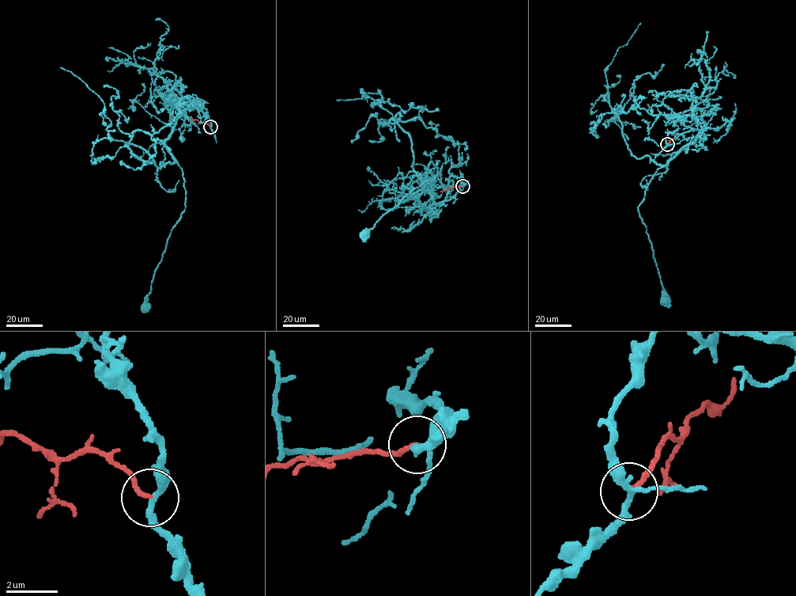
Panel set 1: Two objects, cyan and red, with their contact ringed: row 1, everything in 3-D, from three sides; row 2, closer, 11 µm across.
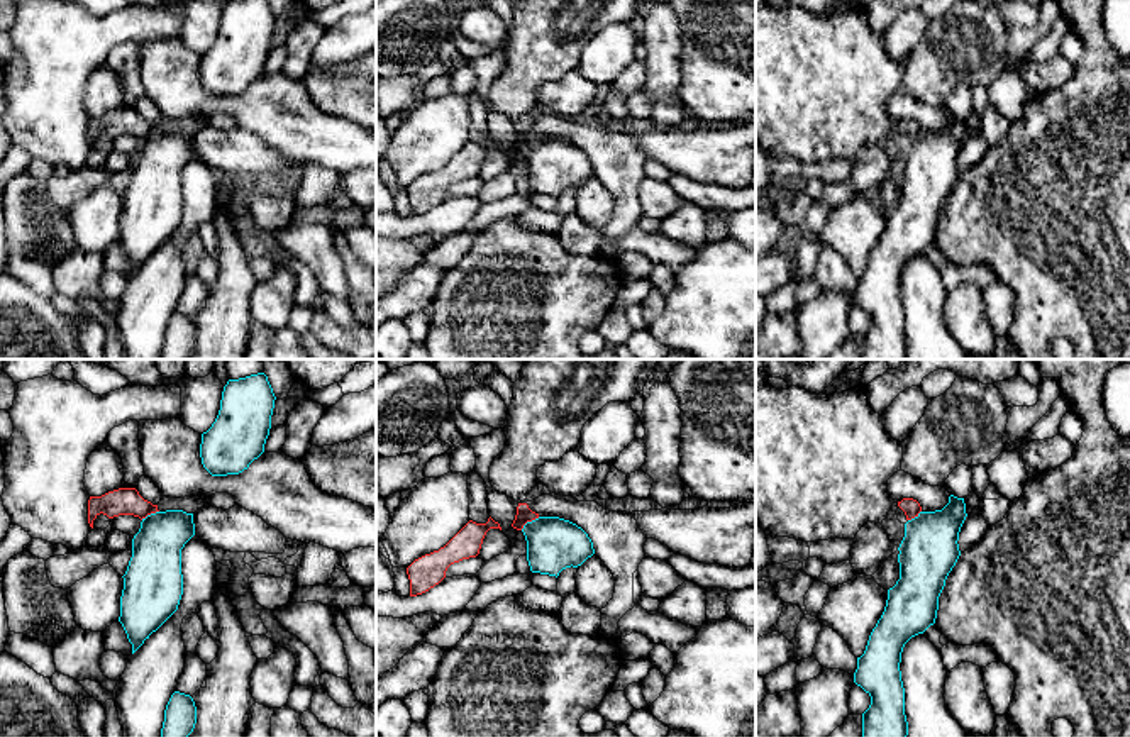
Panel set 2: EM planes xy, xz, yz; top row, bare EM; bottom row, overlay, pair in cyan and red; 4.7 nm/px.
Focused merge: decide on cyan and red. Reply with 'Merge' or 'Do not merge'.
Do not merge

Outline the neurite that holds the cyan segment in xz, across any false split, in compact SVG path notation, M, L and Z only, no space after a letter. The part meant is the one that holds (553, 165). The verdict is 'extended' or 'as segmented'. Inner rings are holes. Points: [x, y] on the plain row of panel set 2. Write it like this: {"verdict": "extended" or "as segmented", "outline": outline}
{"verdict": "as segmented", "outline": "M539 137L522 149L527 161L527 181L532 193L559 197L566 188L578 188L595 175L588 154L559 137Z"}

